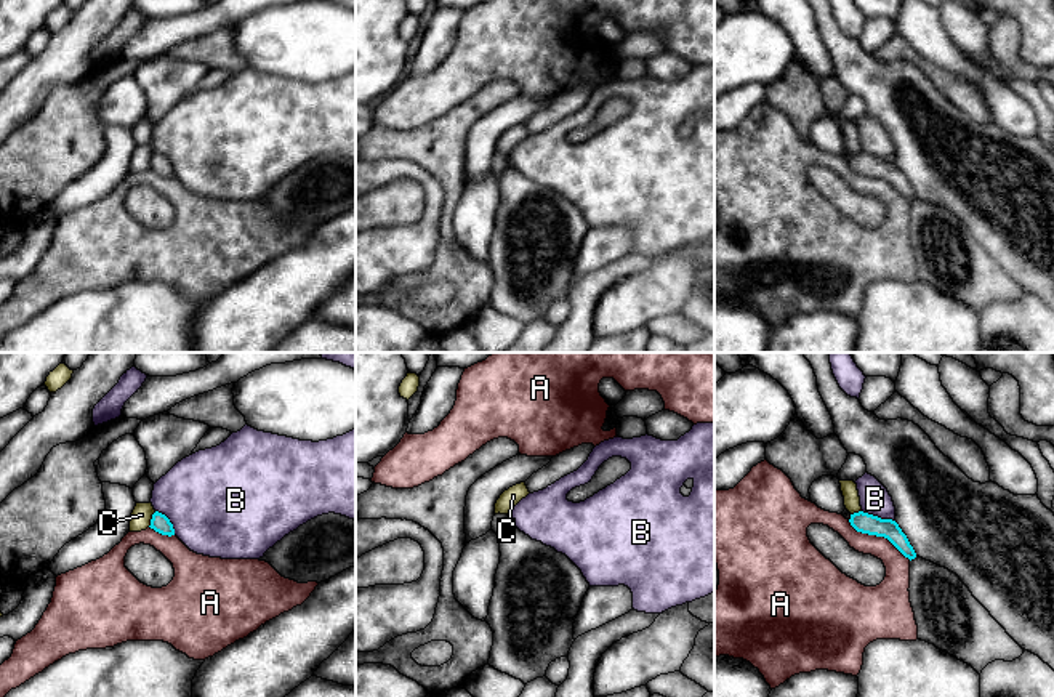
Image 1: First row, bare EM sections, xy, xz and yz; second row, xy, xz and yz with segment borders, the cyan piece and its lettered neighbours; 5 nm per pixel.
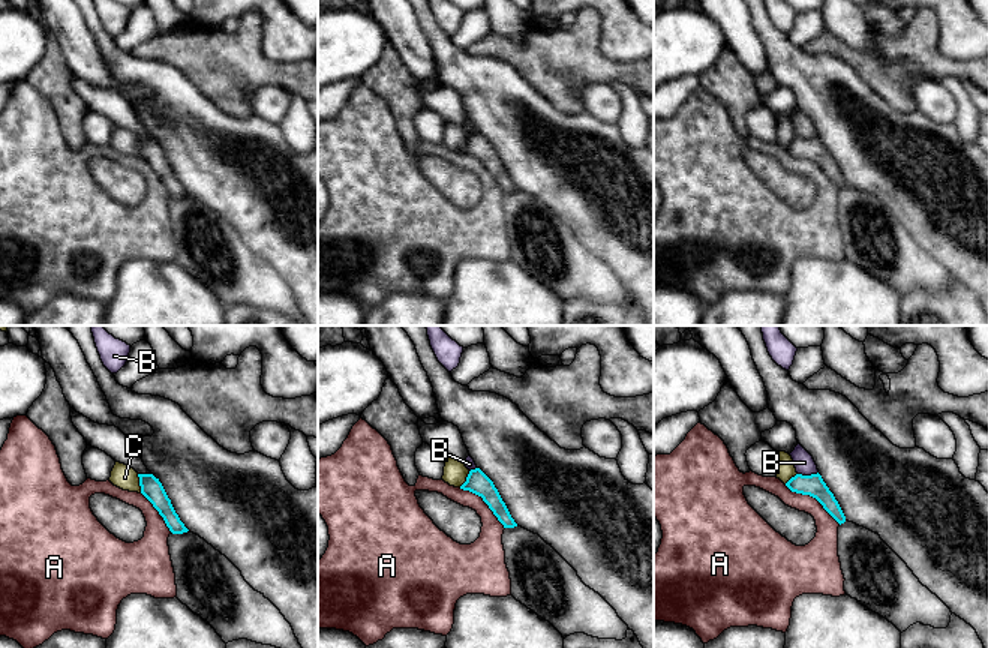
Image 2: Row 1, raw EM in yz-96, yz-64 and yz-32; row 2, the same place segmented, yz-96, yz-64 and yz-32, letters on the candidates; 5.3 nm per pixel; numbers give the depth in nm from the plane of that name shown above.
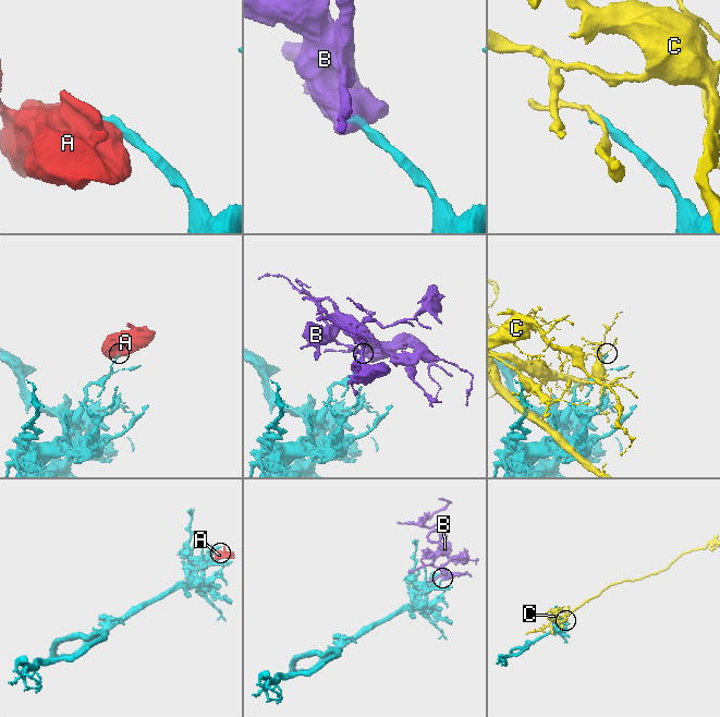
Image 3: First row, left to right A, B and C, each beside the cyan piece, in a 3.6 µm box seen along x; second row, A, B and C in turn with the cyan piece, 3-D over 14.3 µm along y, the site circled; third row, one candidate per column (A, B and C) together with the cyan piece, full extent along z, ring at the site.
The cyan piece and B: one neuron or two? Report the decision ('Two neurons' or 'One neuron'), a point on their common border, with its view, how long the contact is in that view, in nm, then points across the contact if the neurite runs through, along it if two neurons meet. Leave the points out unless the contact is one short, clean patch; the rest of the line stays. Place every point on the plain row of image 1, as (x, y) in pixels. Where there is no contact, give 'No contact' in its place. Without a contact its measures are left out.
Two neurons. Touches cyan at yz (876, 157). Shared border 180 nm. Boundary: yz (862, 151), (894, 162)

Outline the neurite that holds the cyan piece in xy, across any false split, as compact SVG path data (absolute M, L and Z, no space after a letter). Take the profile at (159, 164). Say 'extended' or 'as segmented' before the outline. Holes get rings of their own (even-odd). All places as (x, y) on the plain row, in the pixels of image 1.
as segmented | M155 152L152 155L149 168L162 176L168 176L168 178L175 176L173 165L170 163L170 160L165 155L162 155L159 152Z

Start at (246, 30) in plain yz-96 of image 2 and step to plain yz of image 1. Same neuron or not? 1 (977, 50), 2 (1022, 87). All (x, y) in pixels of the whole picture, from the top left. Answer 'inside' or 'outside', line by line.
1: outside
2: outside

